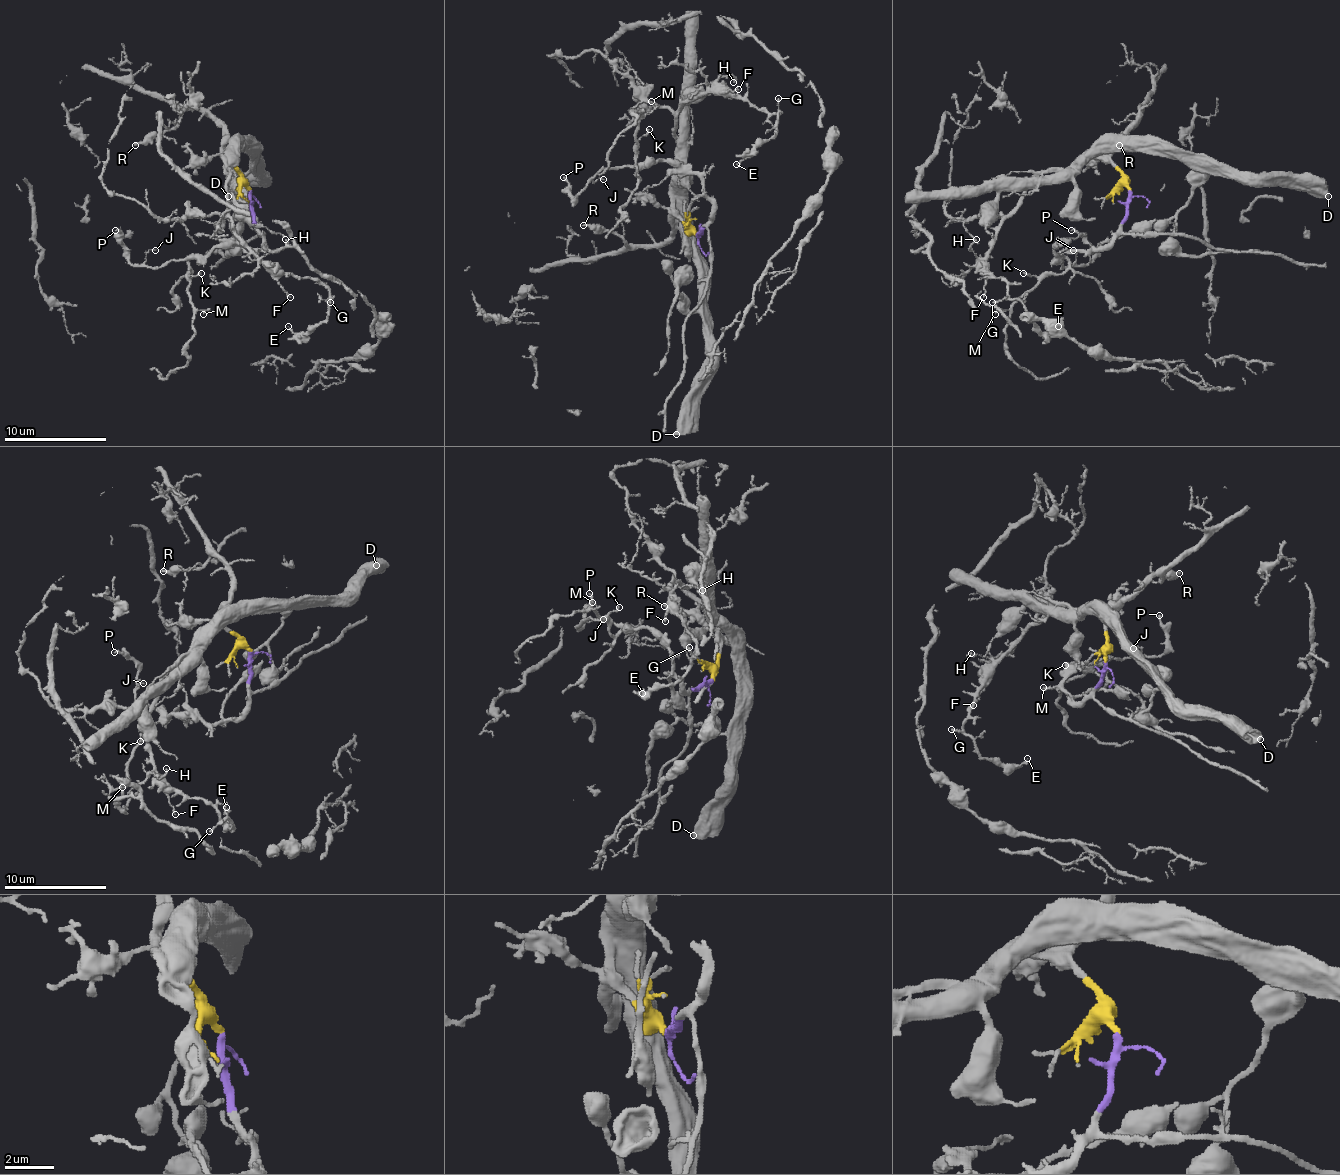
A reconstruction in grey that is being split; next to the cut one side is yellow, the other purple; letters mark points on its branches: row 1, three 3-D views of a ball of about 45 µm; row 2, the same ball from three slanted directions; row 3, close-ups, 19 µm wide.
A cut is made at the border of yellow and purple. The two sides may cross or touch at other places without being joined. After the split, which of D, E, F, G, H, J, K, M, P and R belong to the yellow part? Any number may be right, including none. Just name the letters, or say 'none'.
D, E, F, G, H, R

